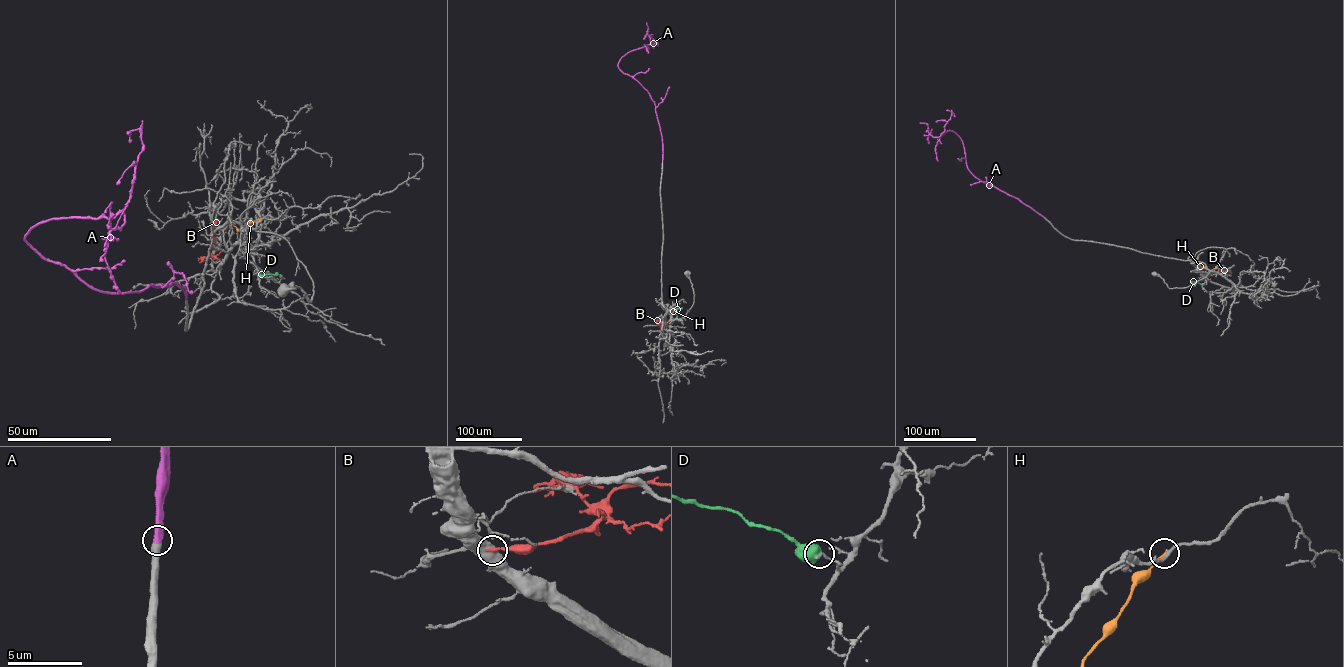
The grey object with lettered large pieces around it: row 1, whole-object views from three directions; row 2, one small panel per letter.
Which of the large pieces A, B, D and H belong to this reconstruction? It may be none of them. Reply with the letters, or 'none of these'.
A

